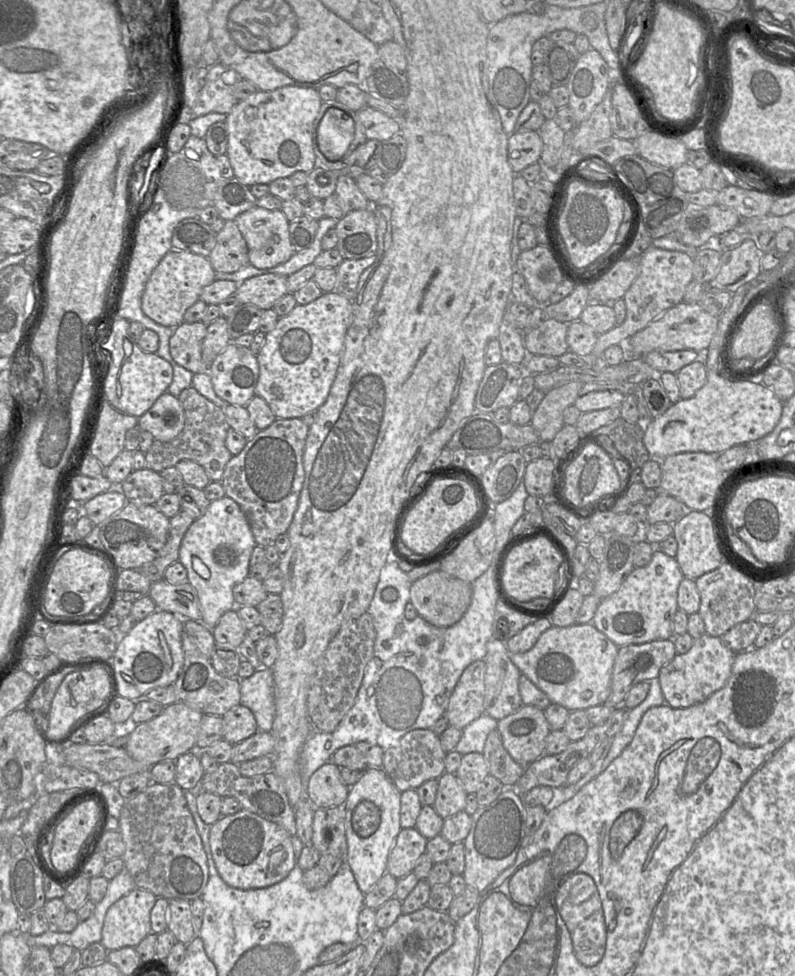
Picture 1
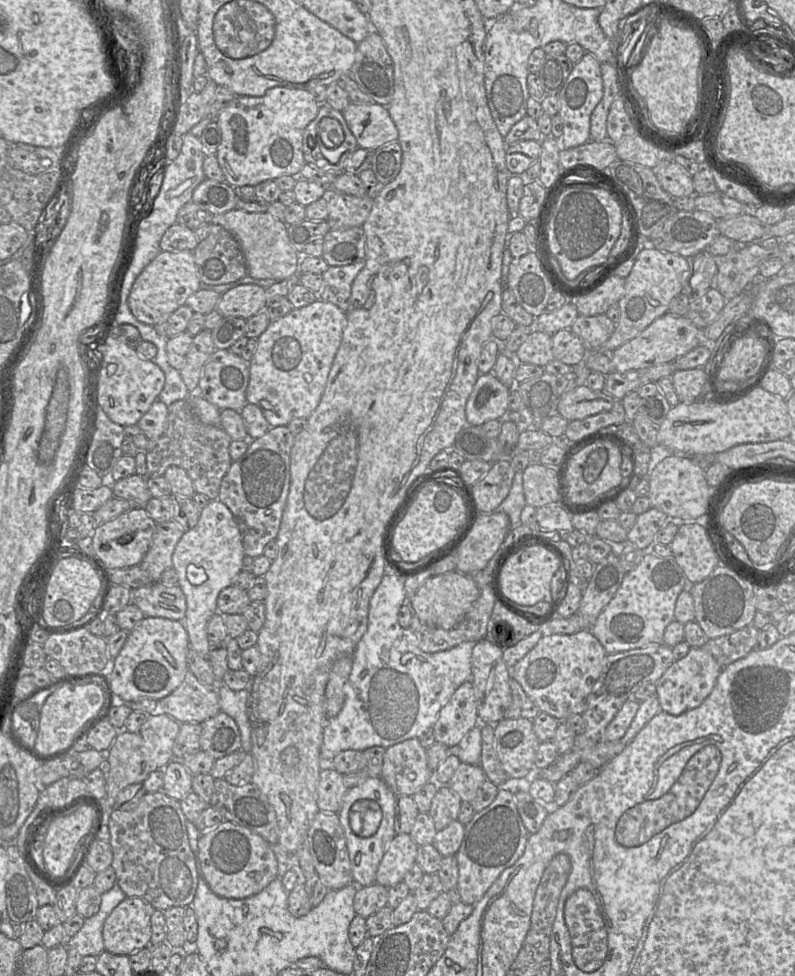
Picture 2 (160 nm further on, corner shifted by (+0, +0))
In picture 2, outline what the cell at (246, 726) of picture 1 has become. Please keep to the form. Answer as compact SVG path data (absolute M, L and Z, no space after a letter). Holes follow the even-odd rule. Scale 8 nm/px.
M220 711L200 724L200 748L214 759L220 759L241 749L239 728L228 714Z

